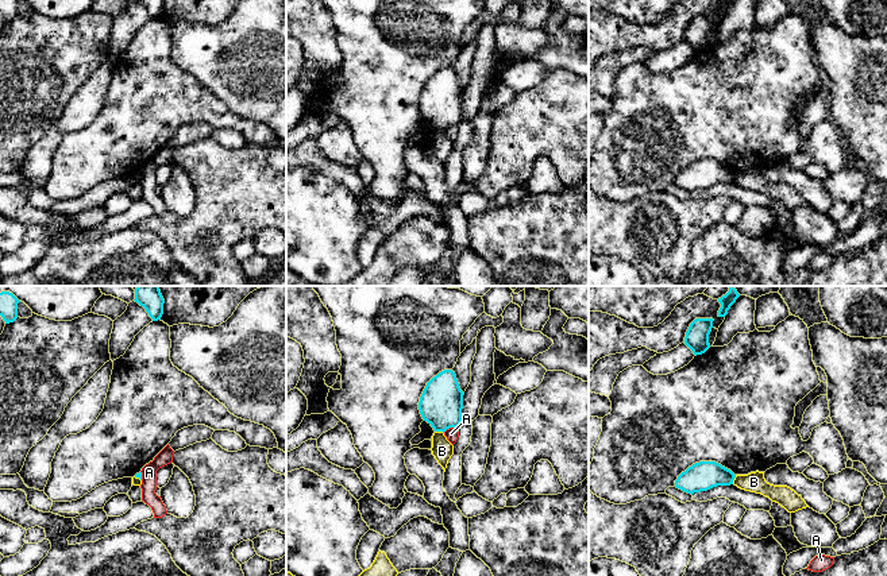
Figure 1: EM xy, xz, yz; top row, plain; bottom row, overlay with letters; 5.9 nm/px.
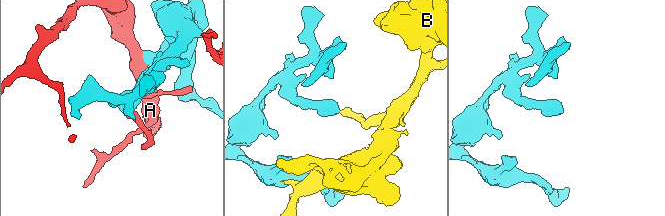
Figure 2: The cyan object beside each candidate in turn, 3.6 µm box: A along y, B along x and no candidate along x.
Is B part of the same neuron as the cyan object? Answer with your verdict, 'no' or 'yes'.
no

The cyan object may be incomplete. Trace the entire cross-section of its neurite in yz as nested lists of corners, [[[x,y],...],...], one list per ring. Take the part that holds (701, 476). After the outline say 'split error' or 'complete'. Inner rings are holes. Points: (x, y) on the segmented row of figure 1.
[[[699,461],[678,476],[675,487],[693,495],[717,486],[730,486],[734,478],[730,469],[716,461]]]; complete

